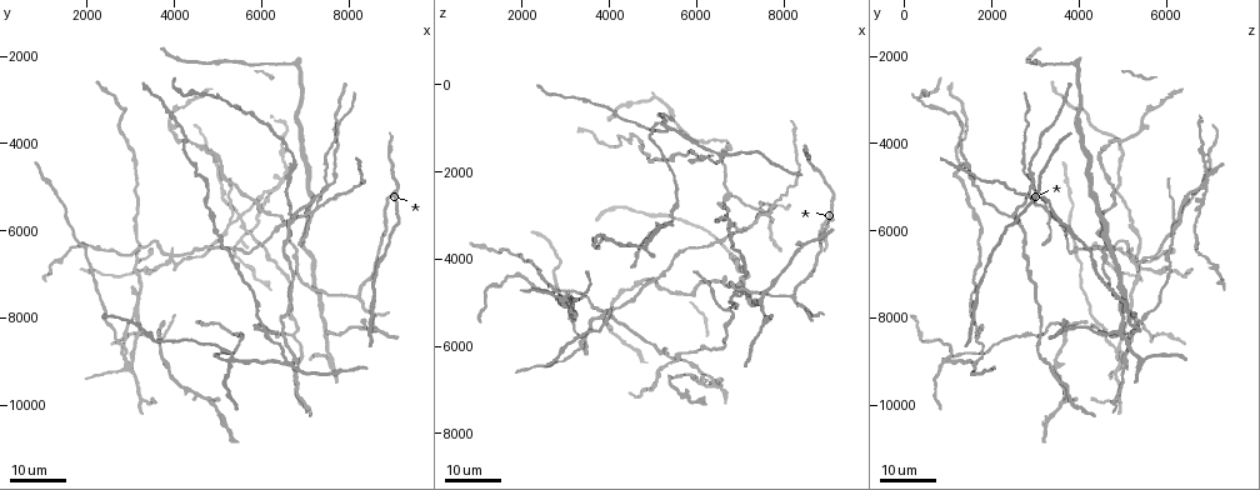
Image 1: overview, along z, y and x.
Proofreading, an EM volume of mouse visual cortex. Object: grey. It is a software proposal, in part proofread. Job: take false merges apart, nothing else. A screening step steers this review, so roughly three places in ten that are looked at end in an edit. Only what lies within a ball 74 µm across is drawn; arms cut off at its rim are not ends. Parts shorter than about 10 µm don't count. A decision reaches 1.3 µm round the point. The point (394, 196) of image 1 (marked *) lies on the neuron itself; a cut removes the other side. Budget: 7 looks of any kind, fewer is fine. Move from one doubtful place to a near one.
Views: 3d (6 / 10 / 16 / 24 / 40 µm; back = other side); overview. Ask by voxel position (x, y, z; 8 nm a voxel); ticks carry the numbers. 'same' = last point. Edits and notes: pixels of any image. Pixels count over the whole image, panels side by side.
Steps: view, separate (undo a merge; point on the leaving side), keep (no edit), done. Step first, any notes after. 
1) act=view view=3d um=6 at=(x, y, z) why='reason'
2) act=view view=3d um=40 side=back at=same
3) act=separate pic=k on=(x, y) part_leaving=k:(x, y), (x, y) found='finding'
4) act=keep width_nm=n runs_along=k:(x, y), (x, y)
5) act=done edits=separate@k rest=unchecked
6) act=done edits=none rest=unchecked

act=view view=3d um=24 at=(8400, 8300, 3800) why='three-way junction'

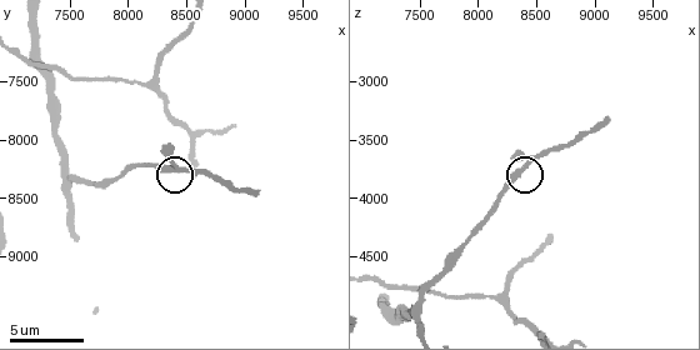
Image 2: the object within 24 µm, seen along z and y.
act=view view=3d um=6 at=same

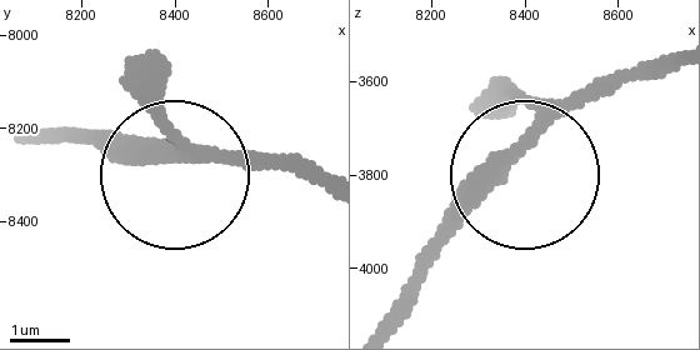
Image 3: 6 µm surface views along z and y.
act=keep arms=3 runs_along=3:(25, 143), (289, 158) found='continuous, no second neuron'

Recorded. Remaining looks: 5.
act=view view=3d um=16 at=(7500, 8300, 4850) why='three arms meet'

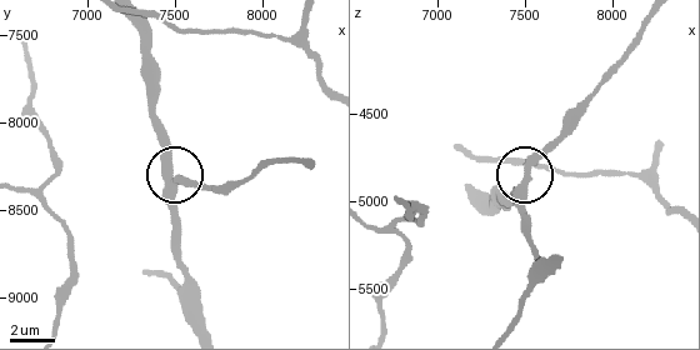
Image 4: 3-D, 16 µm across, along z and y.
act=view view=3d um=6 at=same why='closer look'

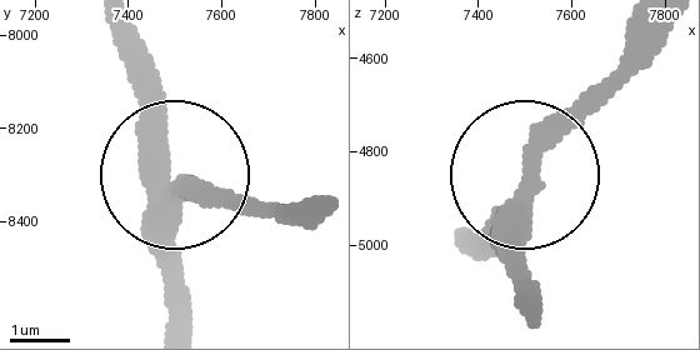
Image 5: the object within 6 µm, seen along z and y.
act=view view=3d um=6 side=back at=same why='from behind'

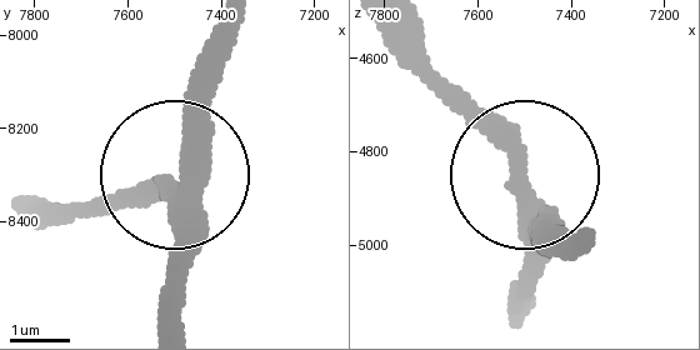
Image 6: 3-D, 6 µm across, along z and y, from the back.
act=keep side_arm_um=20 found='continuous, no second neuron'

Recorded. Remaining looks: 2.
act=view view=3d um=24 at=(3900, 6600, 5250) why='four or more arms meet'

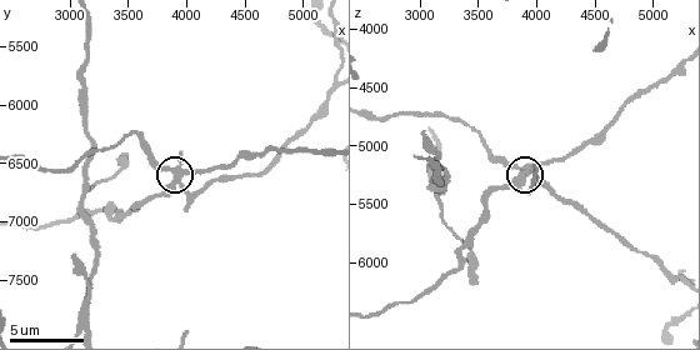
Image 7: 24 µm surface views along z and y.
act=view view=3d um=10 at=(3920, 6620, 5200)

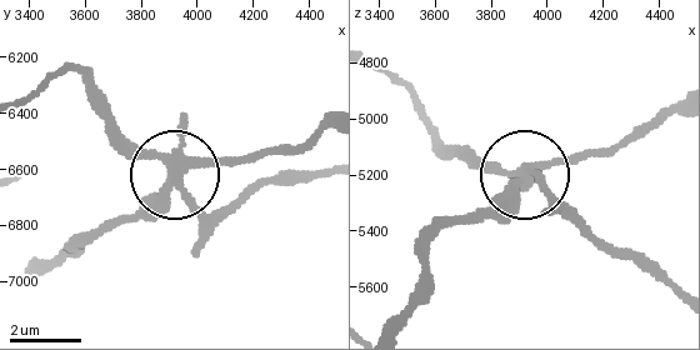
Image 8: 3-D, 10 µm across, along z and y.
act=separate pic=8 on=(190, 211) side_arm_um=80 arms=5 found='a second neuron is stuck on'

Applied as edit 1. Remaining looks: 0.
act=done edits=separate@8 rest=unchecked

